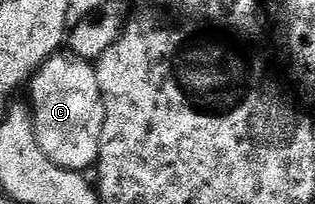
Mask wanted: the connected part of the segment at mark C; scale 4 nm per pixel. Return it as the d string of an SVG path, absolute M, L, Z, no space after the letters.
M58 52L33 76L30 90L35 132L45 155L62 169L88 171L101 152L106 118L96 67L90 61Z

